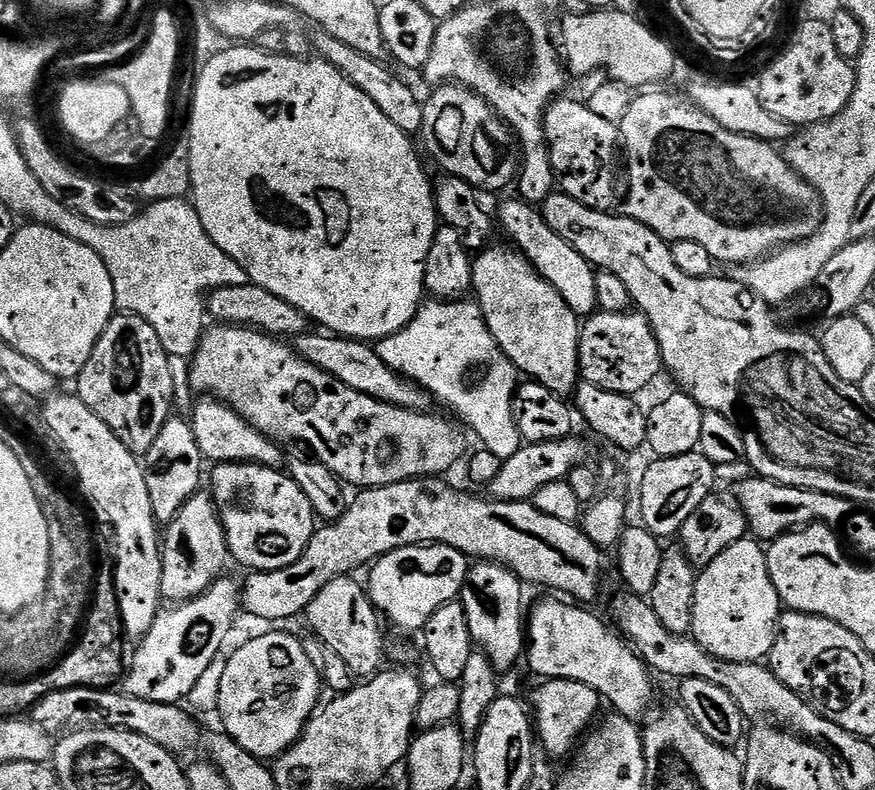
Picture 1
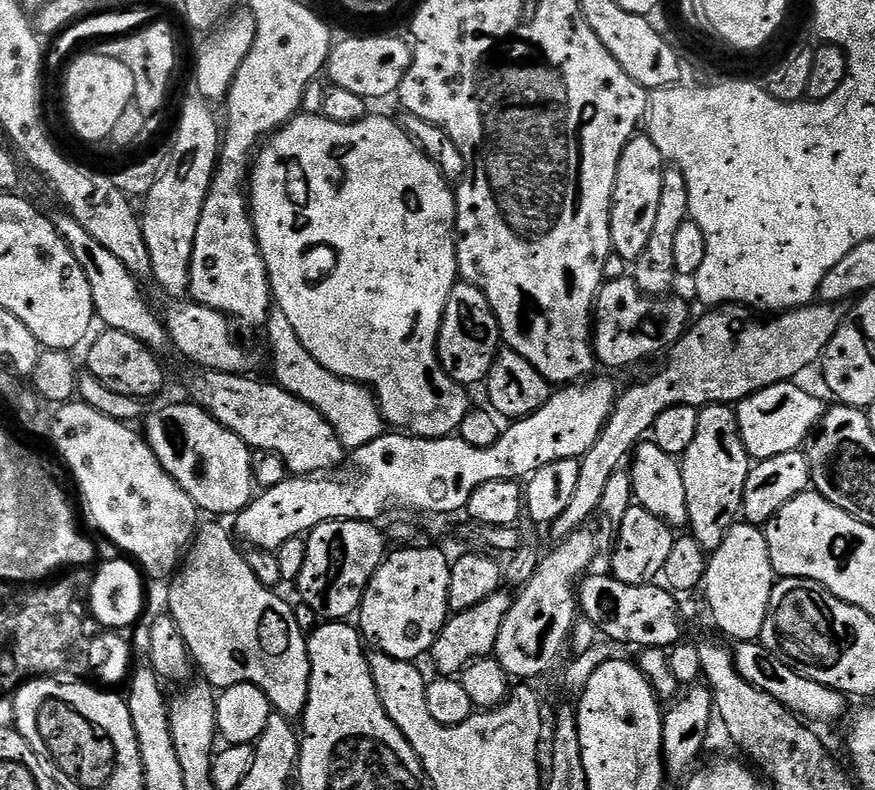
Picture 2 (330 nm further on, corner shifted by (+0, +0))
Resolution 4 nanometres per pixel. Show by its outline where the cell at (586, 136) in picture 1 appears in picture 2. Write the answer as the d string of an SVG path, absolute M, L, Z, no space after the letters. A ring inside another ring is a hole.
M637 134L628 141L618 162L616 181L612 191L612 217L610 218L610 238L612 251L618 253L625 262L635 262L650 242L662 195L662 178L666 171L666 161L658 146L654 146L647 134Z

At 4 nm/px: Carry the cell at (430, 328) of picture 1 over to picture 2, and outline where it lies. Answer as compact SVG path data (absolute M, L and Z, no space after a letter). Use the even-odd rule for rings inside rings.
M275 306L268 309L268 348L272 351L272 372L275 383L279 384L290 394L302 398L322 418L330 422L330 426L338 434L338 438L344 444L345 449L361 448L374 438L385 435L386 421L380 412L380 405L376 397L363 384L357 384L355 380L343 380L342 377L334 375L326 366L322 366L302 346L302 342L296 336L294 326L290 326L290 318L282 314L282 310Z

